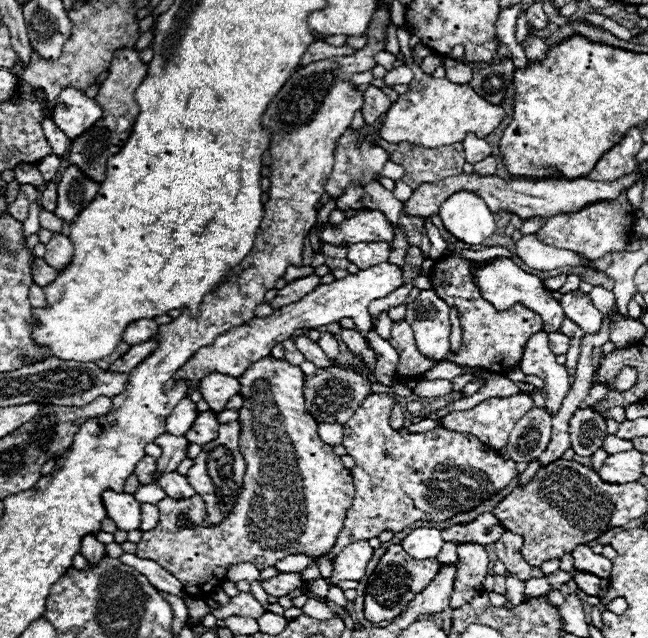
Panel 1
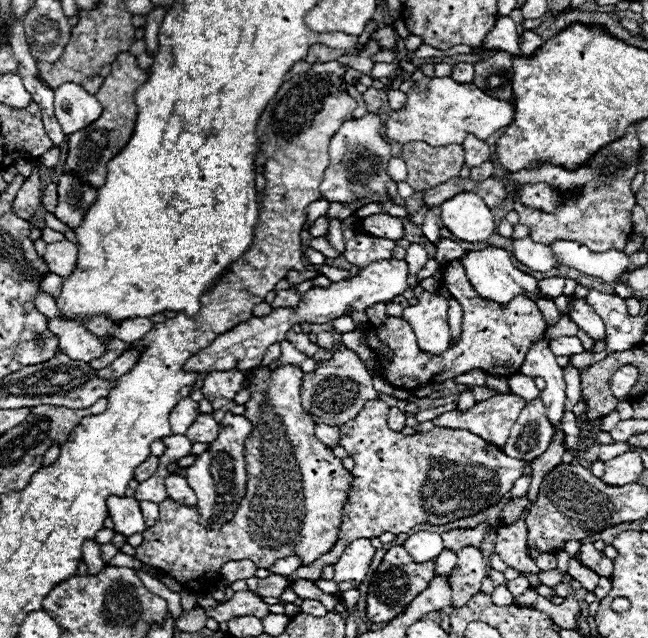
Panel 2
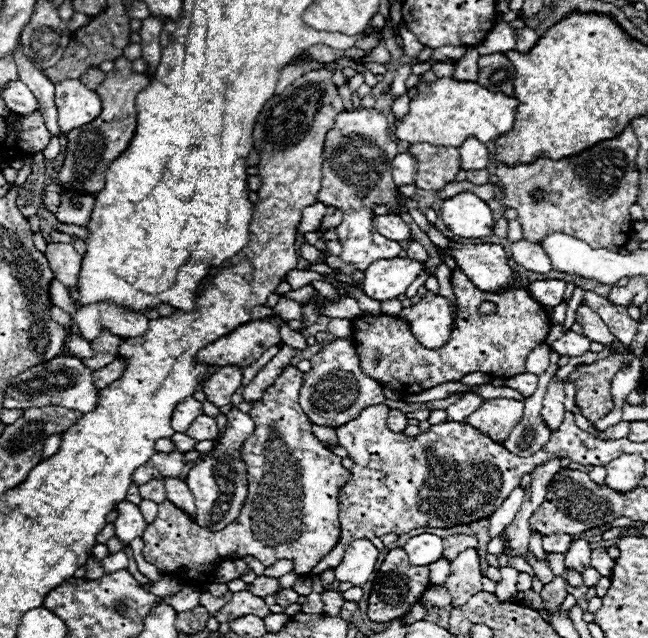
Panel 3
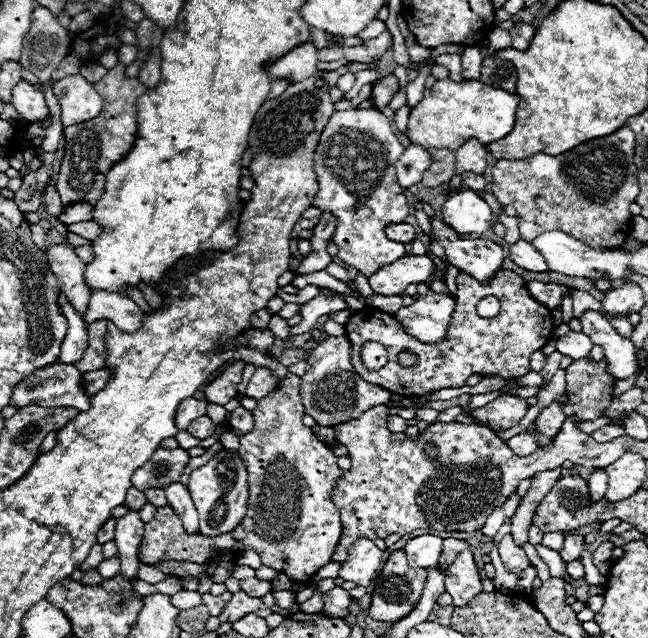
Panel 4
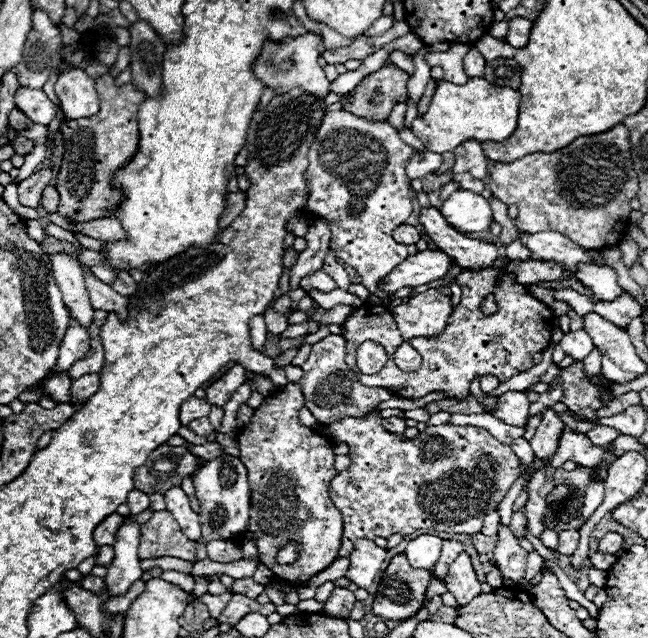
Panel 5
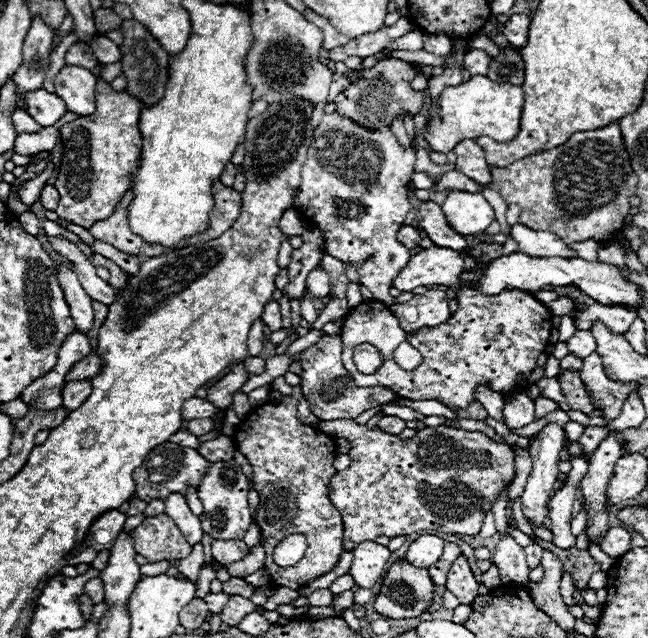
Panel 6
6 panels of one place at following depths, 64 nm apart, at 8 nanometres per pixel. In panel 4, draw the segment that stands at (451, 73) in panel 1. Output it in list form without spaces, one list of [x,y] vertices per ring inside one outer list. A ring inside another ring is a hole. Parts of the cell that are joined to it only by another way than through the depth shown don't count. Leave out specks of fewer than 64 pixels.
[[[468,46],[462,54],[462,76],[466,80],[476,80],[480,78],[482,72],[482,54],[478,46]]]

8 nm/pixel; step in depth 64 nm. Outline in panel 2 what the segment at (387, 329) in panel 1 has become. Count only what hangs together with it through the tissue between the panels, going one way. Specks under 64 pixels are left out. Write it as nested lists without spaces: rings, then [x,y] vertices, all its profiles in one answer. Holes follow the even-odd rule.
[[[383,302],[375,303],[373,306],[369,307],[366,310],[366,314],[372,325],[376,328],[383,326],[386,322],[386,318],[388,318],[385,303]]]

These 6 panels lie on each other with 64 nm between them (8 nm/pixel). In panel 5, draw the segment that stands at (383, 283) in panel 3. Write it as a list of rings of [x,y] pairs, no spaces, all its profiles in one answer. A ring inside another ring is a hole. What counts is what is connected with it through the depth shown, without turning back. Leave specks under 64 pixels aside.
[[[422,250],[414,256],[408,256],[404,264],[394,268],[388,278],[384,278],[382,288],[386,292],[396,292],[400,288],[416,288],[420,284],[428,284],[432,280],[444,278],[456,266],[454,258],[450,258],[442,250]]]

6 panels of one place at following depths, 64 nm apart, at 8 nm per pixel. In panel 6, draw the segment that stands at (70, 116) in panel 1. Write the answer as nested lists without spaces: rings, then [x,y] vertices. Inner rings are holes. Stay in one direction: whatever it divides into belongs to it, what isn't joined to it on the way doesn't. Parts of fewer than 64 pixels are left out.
[[[66,64],[54,78],[54,92],[68,104],[68,112],[88,116],[96,110],[96,82],[90,70]]]

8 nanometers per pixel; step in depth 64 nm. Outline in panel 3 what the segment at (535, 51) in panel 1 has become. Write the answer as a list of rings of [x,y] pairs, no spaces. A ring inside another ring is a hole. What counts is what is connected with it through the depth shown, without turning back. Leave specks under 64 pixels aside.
[[[524,26],[524,28],[514,30],[514,38],[516,38],[516,50],[518,52],[528,52],[538,42],[540,36],[532,28]]]

